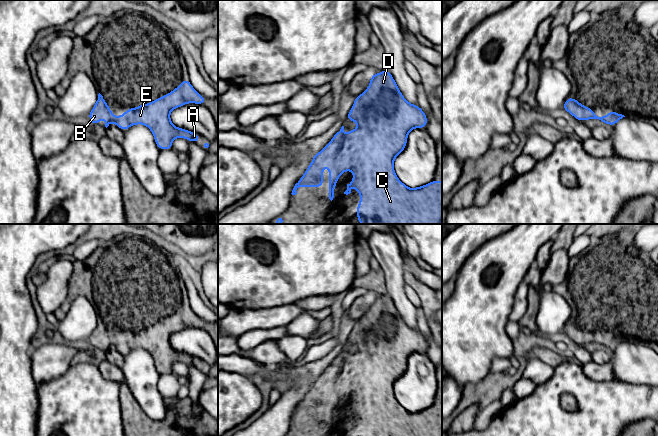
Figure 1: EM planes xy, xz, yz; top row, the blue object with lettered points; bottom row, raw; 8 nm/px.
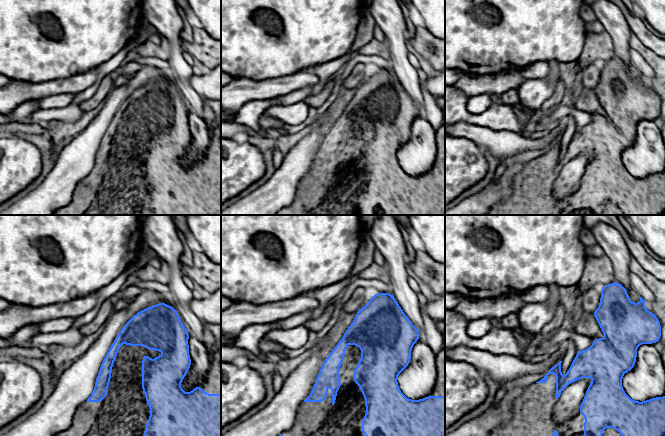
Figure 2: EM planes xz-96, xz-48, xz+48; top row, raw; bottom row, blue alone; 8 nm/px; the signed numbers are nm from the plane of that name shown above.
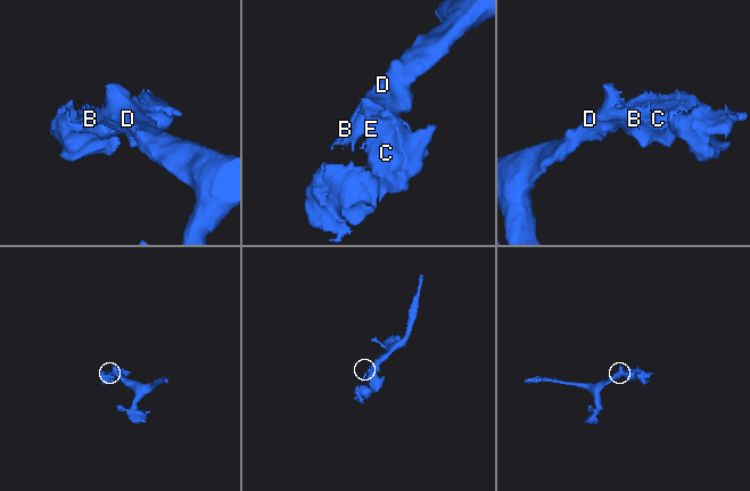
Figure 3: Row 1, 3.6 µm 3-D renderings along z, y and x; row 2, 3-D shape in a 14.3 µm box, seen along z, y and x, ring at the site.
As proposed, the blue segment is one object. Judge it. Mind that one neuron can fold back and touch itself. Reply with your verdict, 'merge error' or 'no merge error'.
no merge error

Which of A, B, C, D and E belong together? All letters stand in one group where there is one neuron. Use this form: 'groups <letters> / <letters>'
groups A B C D E

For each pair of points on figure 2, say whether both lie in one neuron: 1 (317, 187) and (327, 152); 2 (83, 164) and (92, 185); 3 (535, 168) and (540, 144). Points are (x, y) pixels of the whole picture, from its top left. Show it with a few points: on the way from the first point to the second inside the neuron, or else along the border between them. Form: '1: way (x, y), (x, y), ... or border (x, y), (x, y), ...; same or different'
1: way (319, 178), (327, 161); same
2: border (85, 177), (74, 189); different
3: border (561, 136), (542, 151); different

